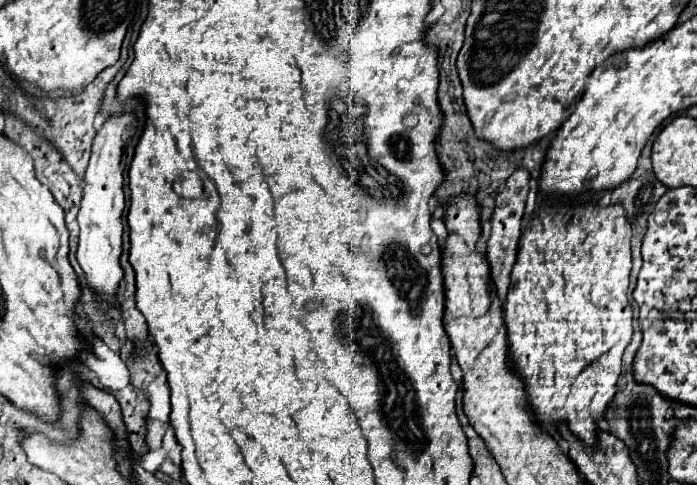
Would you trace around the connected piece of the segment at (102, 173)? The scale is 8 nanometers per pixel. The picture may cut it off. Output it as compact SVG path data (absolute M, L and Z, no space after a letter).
M119 115L111 117L103 123L97 131L91 151L91 161L85 171L85 189L81 199L81 209L77 215L79 221L79 249L77 261L87 277L89 287L97 303L117 305L123 281L123 267L121 267L121 251L123 251L123 209L125 209L125 193L123 193L123 171L125 171L125 145L129 143L131 135L135 133L133 125L135 117Z

